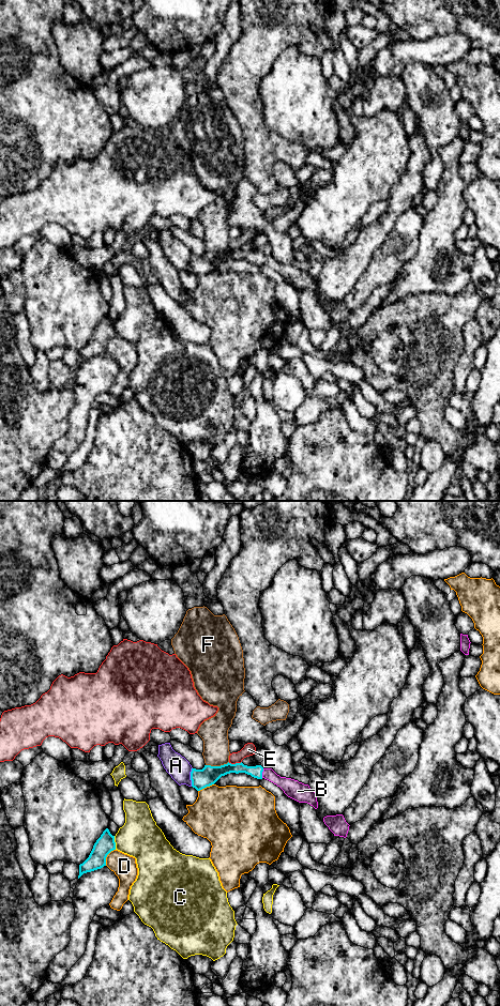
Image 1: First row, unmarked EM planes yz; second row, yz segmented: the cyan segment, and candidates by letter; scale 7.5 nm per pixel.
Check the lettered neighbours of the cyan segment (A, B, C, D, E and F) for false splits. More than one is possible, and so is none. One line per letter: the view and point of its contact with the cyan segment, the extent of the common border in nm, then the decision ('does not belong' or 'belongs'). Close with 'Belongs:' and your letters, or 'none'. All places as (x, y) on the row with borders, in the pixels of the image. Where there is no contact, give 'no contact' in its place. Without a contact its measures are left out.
A: contact yz (191, 777); length 140 nm; does not belong
B: contact yz (261, 773); length 70 nm; belongs
C: contact yz (115, 842); length 110 nm; does not belong
D: contact yz (106, 856); length 150 nm; does not belong
E: contact yz (236, 763); length 100 nm; does not belong
F: contact yz (216, 766); length 180 nm; does not belong
Belongs: B

